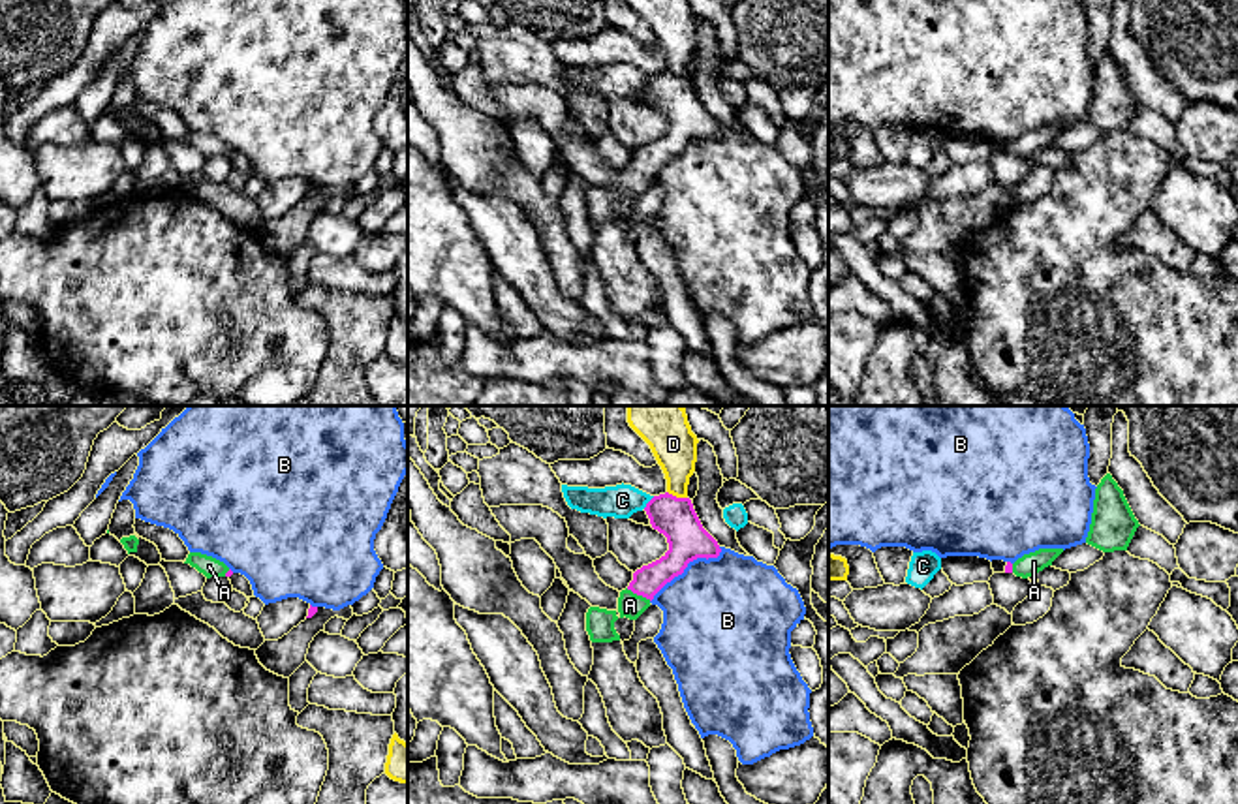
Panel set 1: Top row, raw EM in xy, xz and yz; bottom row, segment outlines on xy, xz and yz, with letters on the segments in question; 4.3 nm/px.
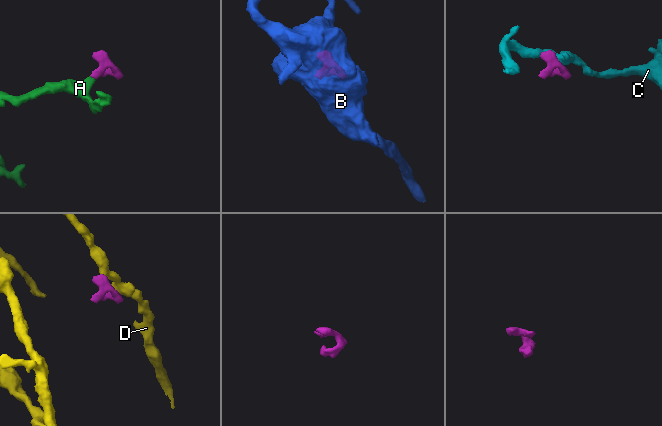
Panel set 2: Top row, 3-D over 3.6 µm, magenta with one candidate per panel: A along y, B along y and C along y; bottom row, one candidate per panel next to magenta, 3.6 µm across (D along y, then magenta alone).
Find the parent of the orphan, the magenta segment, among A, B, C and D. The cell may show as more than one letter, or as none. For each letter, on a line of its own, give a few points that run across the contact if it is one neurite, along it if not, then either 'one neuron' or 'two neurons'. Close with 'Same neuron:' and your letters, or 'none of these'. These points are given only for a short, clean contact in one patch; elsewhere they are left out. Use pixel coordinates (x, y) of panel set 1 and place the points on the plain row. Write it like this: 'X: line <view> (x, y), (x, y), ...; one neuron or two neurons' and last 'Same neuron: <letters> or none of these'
A: line xz (647, 160), (639, 173), (630, 185); one neuron
B: two neurons
C: line xz (654, 76), (643, 87); two neurons
D: line xz (667, 70), (686, 77); two neurons
Same neuron: A

